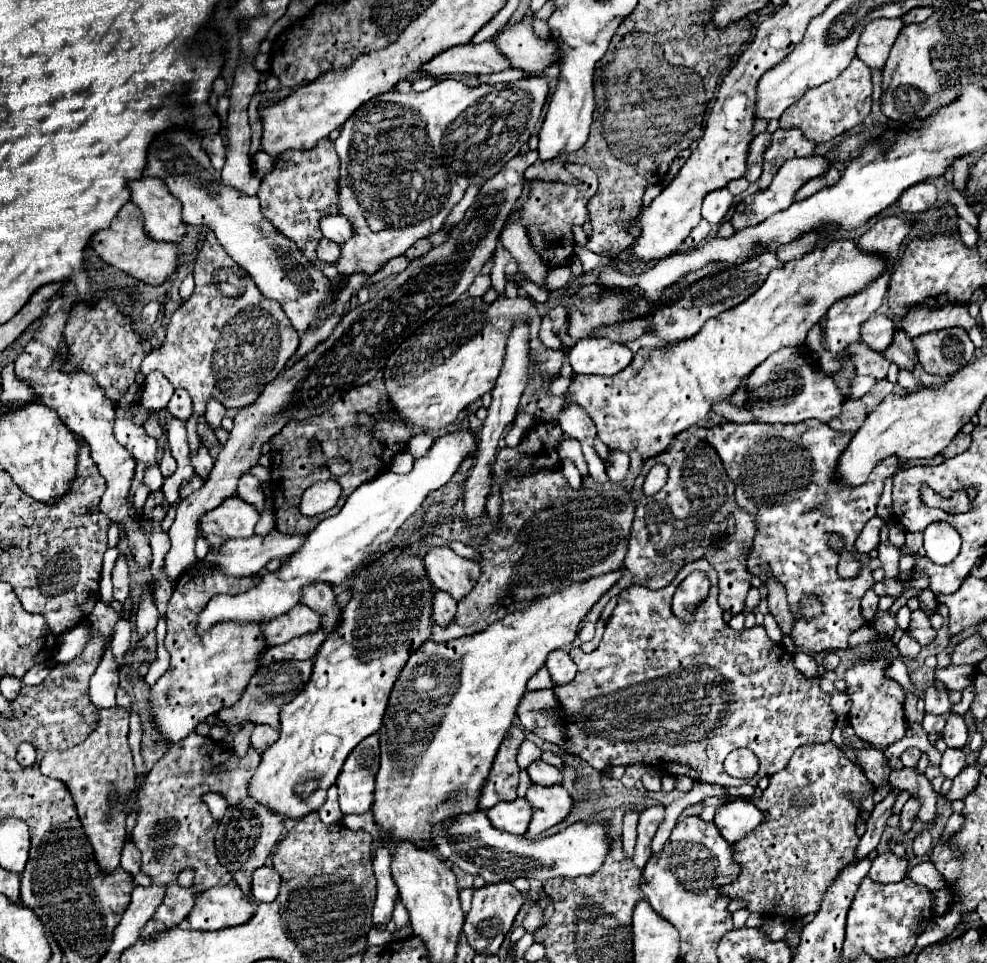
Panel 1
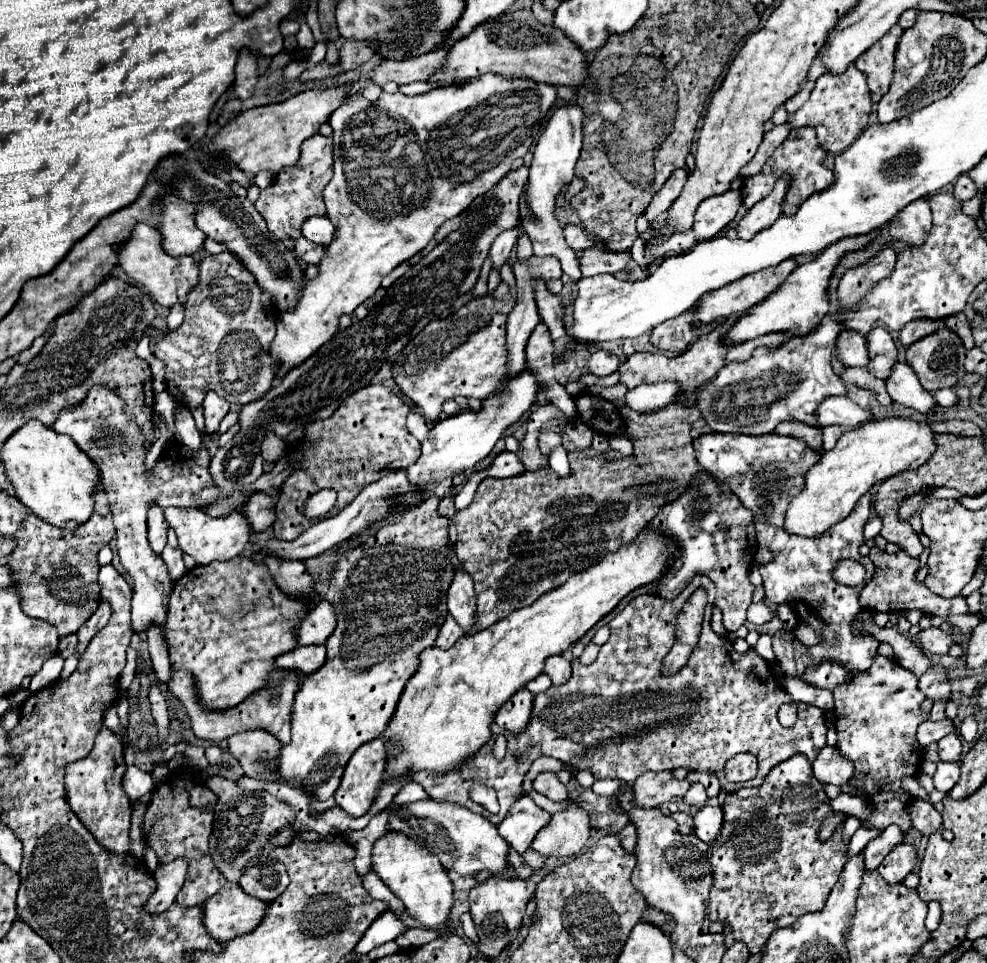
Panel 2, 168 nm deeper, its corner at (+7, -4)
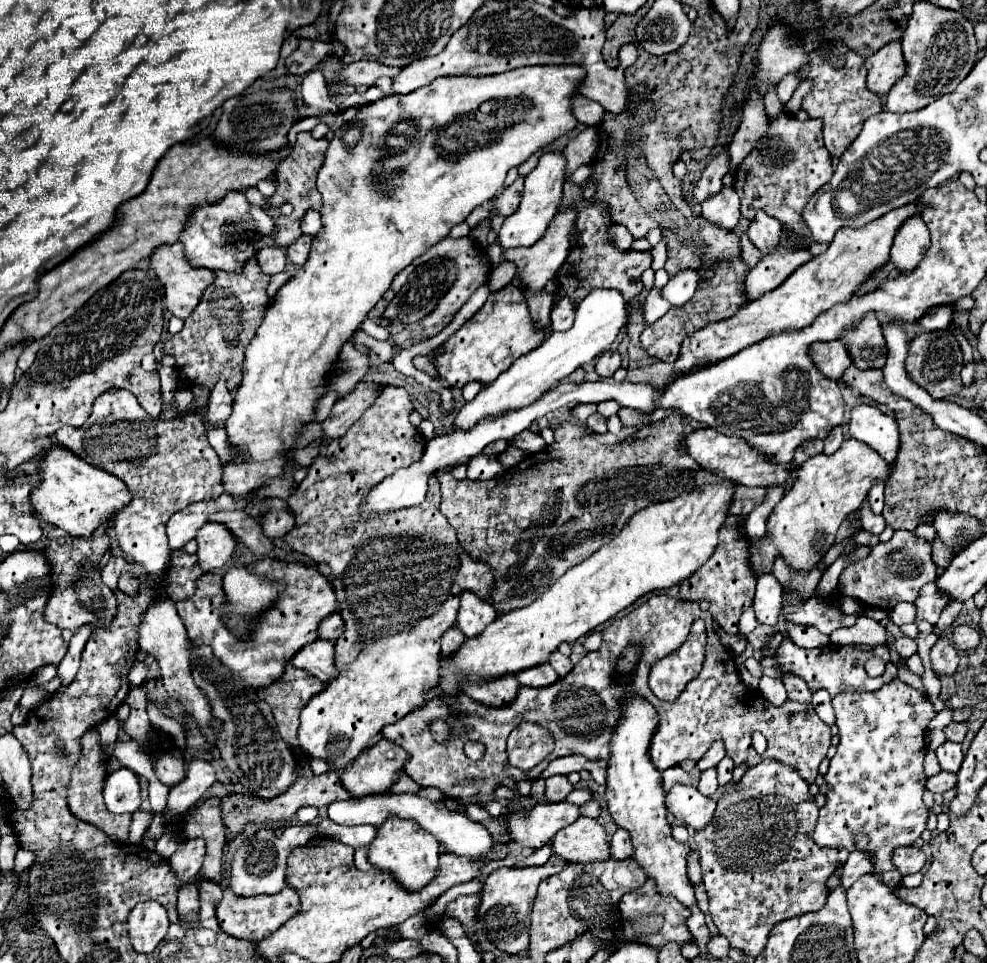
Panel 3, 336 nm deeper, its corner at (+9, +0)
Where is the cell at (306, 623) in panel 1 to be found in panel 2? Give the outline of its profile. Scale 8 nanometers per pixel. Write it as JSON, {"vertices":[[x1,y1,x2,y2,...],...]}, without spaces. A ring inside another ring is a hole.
{"vertices":[[321,598,311,612,305,612,305,616,299,620,297,644,323,644,335,630,335,624,337,620,333,606]]}

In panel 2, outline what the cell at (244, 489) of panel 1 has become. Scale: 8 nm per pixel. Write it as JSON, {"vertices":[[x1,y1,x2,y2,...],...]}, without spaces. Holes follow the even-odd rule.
{"vertices":[[263,492,249,494,247,502,243,504,243,514,255,532,267,530,275,522,275,510,273,510,271,498]]}

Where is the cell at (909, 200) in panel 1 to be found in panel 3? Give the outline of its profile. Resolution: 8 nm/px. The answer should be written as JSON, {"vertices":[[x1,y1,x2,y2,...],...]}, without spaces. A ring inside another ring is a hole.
{"vertices":[[909,218,895,236,891,248,891,262,899,272,913,272,919,266,919,260,929,248,929,228,919,218]]}

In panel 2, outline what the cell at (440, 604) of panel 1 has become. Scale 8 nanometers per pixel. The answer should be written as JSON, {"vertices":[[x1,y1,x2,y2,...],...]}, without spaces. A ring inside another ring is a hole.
{"vertices":[[449,614,449,616,447,616,447,622,441,626,441,630,439,630,439,634,437,634,435,646,447,650,447,648,451,648,461,636,463,636,463,628,461,628,461,626,453,620,453,616]]}

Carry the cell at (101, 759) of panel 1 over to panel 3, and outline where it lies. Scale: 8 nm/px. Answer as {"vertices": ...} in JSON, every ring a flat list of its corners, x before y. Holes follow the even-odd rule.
{"vertices":[[95,730,83,734,83,748,79,756,79,764,75,764,75,772,71,772,69,792,67,792,67,804,69,810,83,822,89,822,97,828,101,828,109,838,115,842,125,842,131,826,131,814,113,814,107,810,103,802,103,784,105,784,107,772,105,772,105,754,99,746,99,734]]}

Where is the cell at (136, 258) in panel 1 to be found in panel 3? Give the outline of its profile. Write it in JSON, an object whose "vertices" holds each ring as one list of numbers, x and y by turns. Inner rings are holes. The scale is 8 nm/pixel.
{"vertices":[[177,242,173,246,161,246,161,248,157,248,155,254,151,256,151,268,155,270,157,278,165,286,165,300,167,300,169,312,173,316,177,316,177,318,183,318,183,320,195,310,195,306,199,304,205,288,211,284,211,280,215,280,215,272,213,270,193,268,189,264,189,260,185,258,181,242]]}

